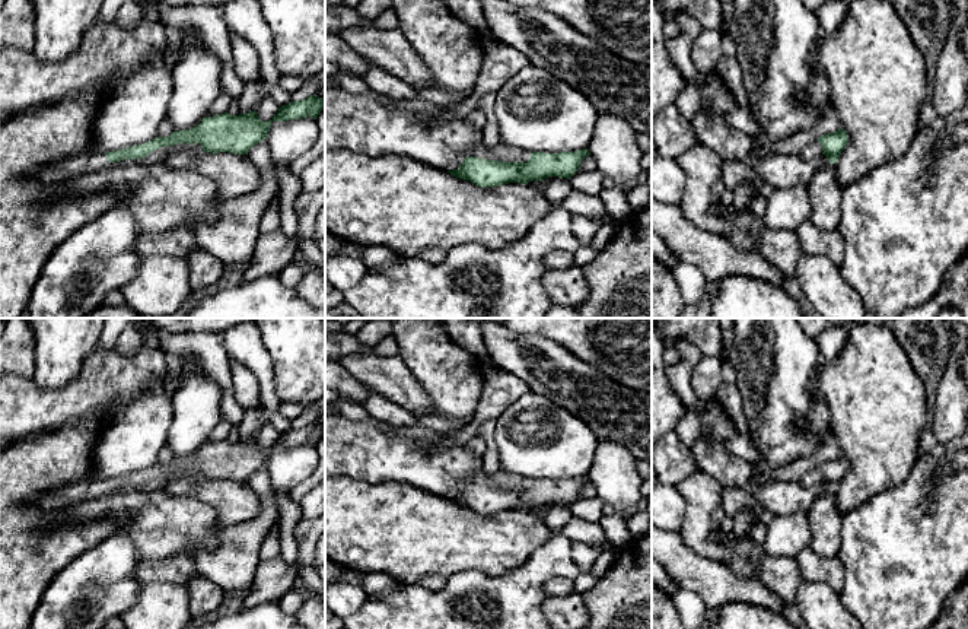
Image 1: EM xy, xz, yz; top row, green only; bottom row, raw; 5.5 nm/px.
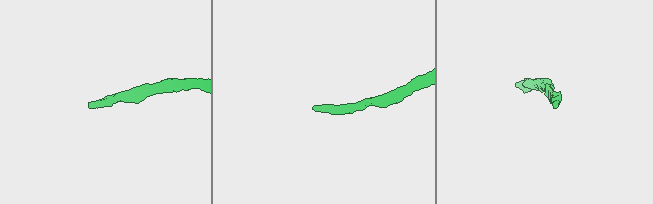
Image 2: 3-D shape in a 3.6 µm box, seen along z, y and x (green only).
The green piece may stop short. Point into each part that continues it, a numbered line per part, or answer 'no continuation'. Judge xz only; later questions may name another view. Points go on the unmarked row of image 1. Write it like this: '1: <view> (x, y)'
1: xz (502, 479)

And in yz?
1: yz (814, 476)

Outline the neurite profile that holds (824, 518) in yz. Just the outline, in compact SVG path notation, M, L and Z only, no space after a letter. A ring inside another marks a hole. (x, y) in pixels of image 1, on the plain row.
M830 489L813 501L808 522L812 531L809 547L821 557L837 556L843 514L837 508L835 490Z

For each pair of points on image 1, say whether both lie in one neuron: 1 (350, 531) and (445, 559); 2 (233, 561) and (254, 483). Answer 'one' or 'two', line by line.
1: one
2: one

